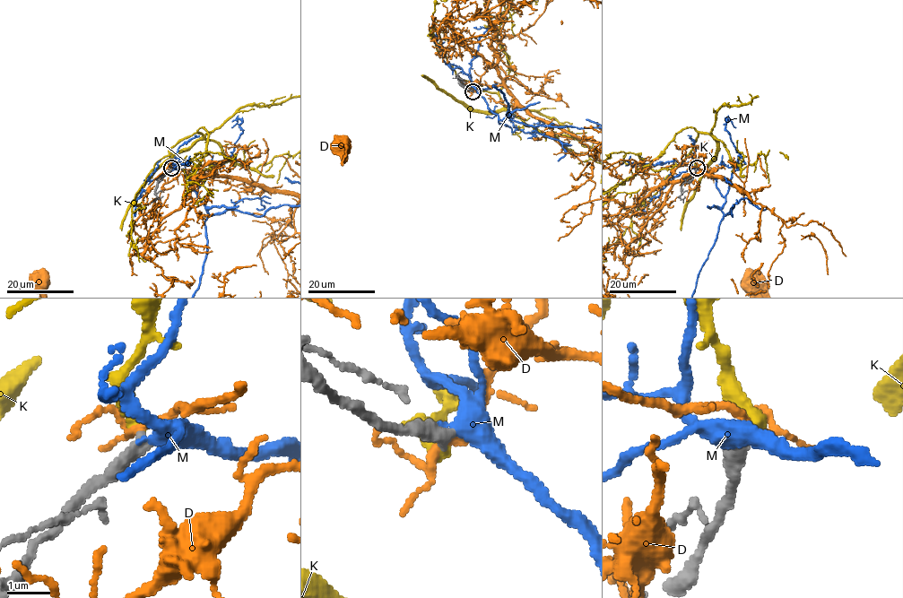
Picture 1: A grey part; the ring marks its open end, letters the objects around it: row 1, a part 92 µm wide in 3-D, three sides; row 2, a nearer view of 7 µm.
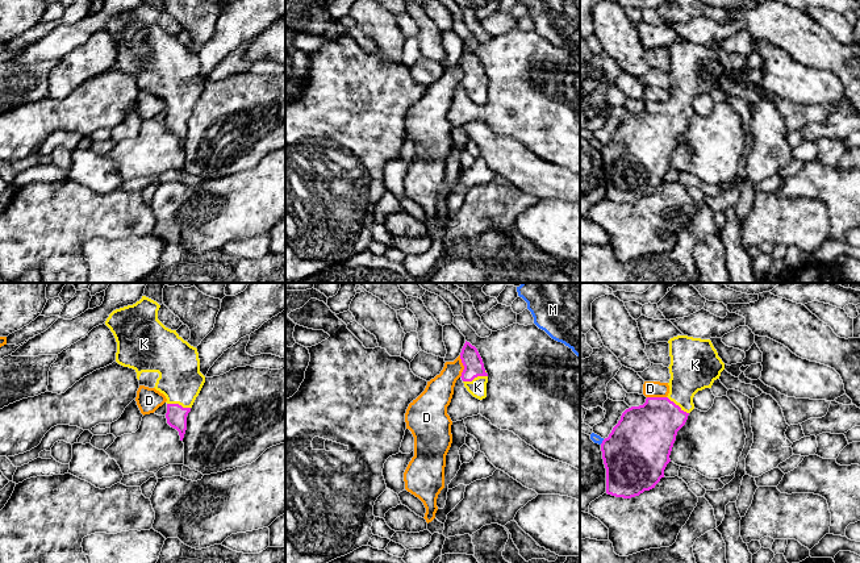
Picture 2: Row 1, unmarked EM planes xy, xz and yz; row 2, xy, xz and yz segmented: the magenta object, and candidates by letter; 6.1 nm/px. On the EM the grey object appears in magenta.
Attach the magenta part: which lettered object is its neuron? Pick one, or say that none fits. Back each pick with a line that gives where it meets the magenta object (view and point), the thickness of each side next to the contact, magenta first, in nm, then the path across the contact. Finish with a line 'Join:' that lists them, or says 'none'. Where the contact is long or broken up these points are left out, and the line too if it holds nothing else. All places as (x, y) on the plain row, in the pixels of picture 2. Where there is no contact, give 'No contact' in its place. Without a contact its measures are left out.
K: Touches magenta at xz (475, 82). Thickness 120 nm (magenta) against 110 nm. Path across: xz (471, 65), (475, 82), (477, 92)
Join: K

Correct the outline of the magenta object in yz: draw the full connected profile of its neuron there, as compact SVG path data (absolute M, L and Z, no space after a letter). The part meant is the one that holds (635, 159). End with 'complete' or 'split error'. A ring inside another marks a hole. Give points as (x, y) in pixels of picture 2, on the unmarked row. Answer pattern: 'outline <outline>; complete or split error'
outline M677 41L669 49L669 99L667 103L647 103L639 112L626 114L608 143L601 149L606 174L606 199L631 204L655 193L664 183L664 175L671 167L669 160L677 137L685 130L694 114L693 103L698 96L711 93L725 75L710 45Z; split error

